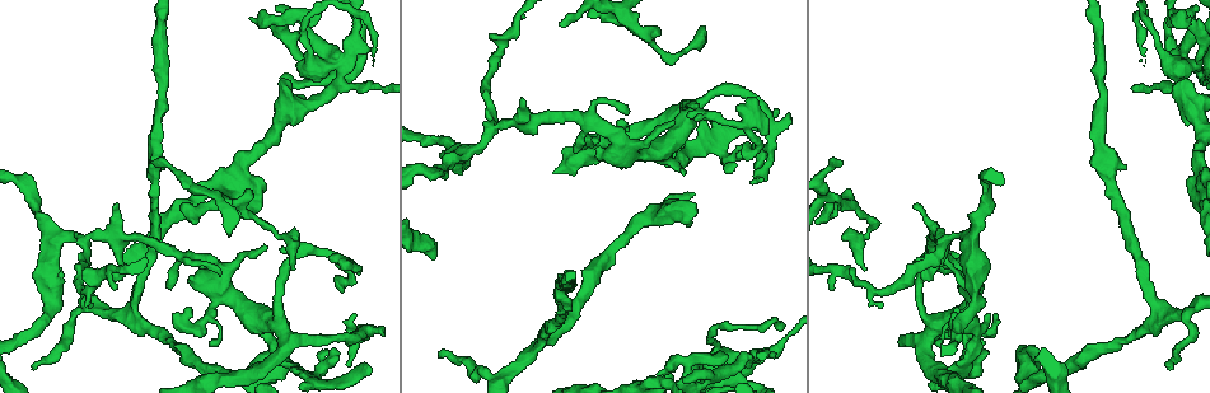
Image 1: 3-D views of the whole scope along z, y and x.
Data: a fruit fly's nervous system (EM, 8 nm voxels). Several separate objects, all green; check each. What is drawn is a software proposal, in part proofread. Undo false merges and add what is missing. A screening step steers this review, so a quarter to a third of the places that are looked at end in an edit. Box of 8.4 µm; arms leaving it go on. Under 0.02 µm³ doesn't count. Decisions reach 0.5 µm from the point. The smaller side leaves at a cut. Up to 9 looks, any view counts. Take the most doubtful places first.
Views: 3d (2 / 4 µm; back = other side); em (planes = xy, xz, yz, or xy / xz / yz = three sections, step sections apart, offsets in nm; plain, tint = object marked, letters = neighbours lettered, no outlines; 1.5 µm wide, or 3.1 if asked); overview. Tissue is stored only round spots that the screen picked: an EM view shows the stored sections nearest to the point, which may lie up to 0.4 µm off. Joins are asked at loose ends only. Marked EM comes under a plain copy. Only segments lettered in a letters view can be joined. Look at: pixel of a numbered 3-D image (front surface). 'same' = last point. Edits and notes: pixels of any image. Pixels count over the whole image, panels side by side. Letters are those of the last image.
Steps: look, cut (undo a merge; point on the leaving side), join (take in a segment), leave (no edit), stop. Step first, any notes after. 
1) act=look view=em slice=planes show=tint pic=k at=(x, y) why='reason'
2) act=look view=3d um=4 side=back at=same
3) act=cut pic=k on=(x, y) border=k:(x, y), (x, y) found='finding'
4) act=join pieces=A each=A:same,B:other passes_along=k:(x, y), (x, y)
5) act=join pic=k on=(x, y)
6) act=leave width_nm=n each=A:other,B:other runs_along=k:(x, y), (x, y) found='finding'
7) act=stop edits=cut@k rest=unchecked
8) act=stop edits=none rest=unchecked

act=look view=3d um=4 pic=1 at=(443, 352) why='an open end'

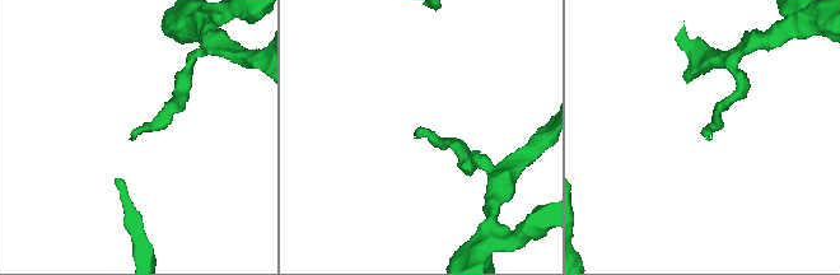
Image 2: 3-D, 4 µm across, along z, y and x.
act=look view=em slice=yz step=8 show=letters pic=2 at=(708, 140) why='need the tissue'

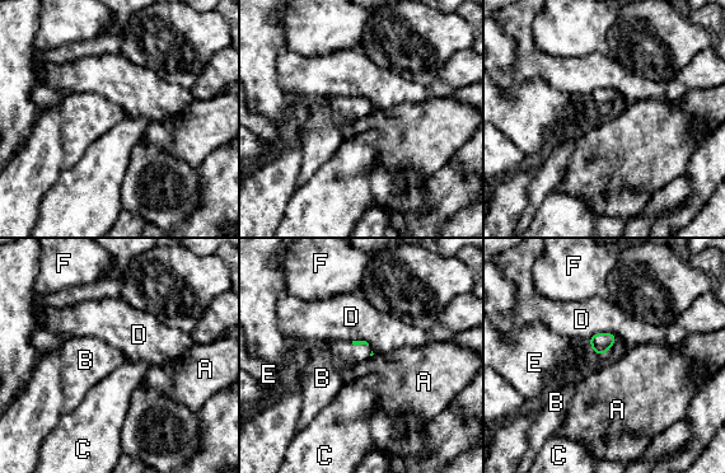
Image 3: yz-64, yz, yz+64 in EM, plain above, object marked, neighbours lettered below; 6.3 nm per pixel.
act=look view=em slice=planes show=letters at=same why='another direction'

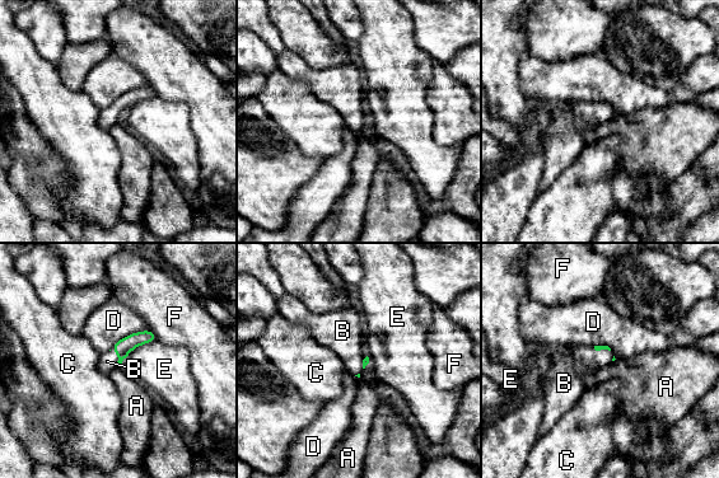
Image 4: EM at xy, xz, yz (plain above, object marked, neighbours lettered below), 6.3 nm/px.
act=join pieces=B each=A:other,B:same,C:other,D:other,E:other,F:other passes_along=4:(125, 346), (118, 356), (107, 361) found='it goes on there'

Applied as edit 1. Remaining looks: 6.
act=look view=em slice=planes show=tint pic=1 at=(522, 102) why='an open end'

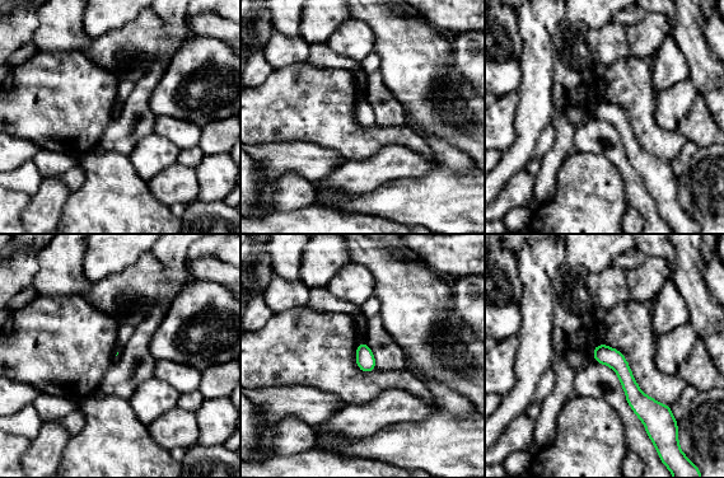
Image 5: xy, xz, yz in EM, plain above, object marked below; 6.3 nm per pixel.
act=look view=em slice=planes show=letters at=same why='what lies round it'

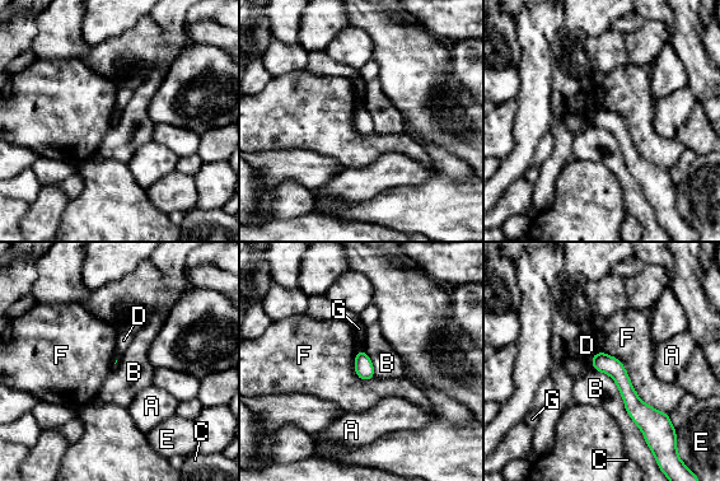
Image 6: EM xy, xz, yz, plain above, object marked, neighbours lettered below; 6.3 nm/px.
act=leave each=A:other,B:other,C:other,D:other,E:other,F:other,G:other found='none of them fits'

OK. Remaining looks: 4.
act=look view=3d um=2 pic=1 at=(778, 108) why='branch stops here'

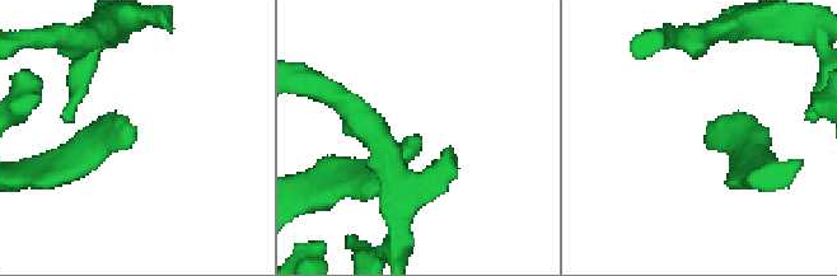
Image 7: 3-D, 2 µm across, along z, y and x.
act=look view=em slice=planes show=tint pic=7 at=(704, 140)

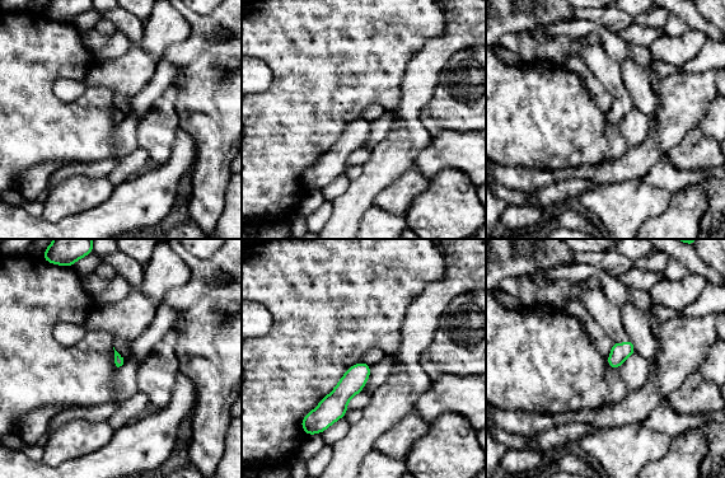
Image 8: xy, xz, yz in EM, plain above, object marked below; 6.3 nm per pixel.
act=look view=em slice=planes show=letters at=same why='what lies round it'

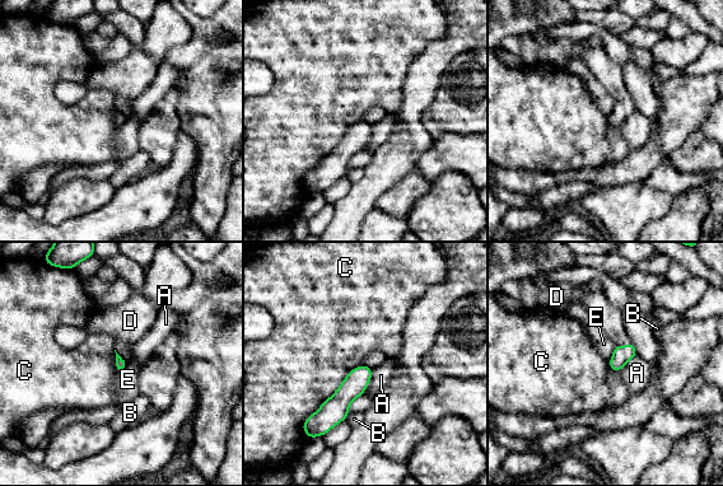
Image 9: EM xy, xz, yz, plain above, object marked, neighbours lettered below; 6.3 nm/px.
act=join pieces=D longest_contact=C:550nm each=A:other,B:other,C:other,D:same,E:other passes_along=9:(621, 355), (623, 346), (607, 317) found='it goes on there'

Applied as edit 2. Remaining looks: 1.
act=stop edits=join@4,join@9 rest=unchecked

